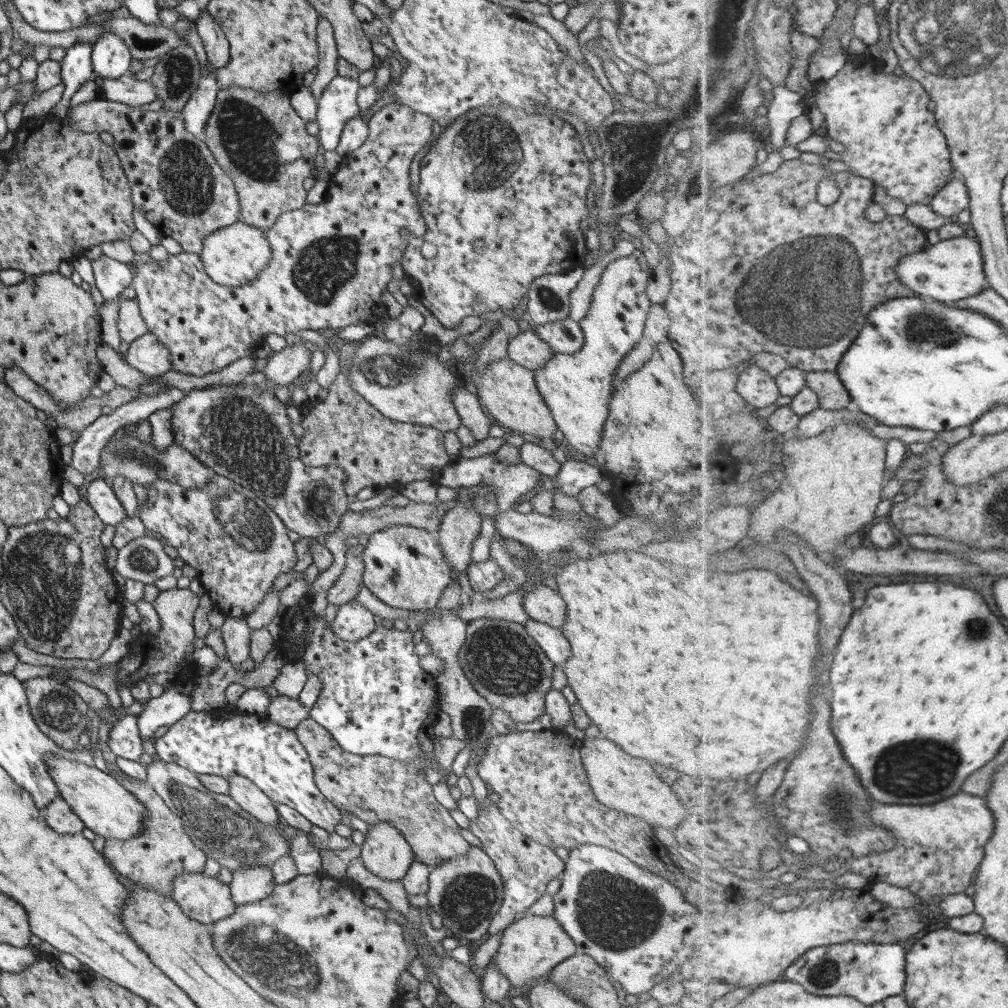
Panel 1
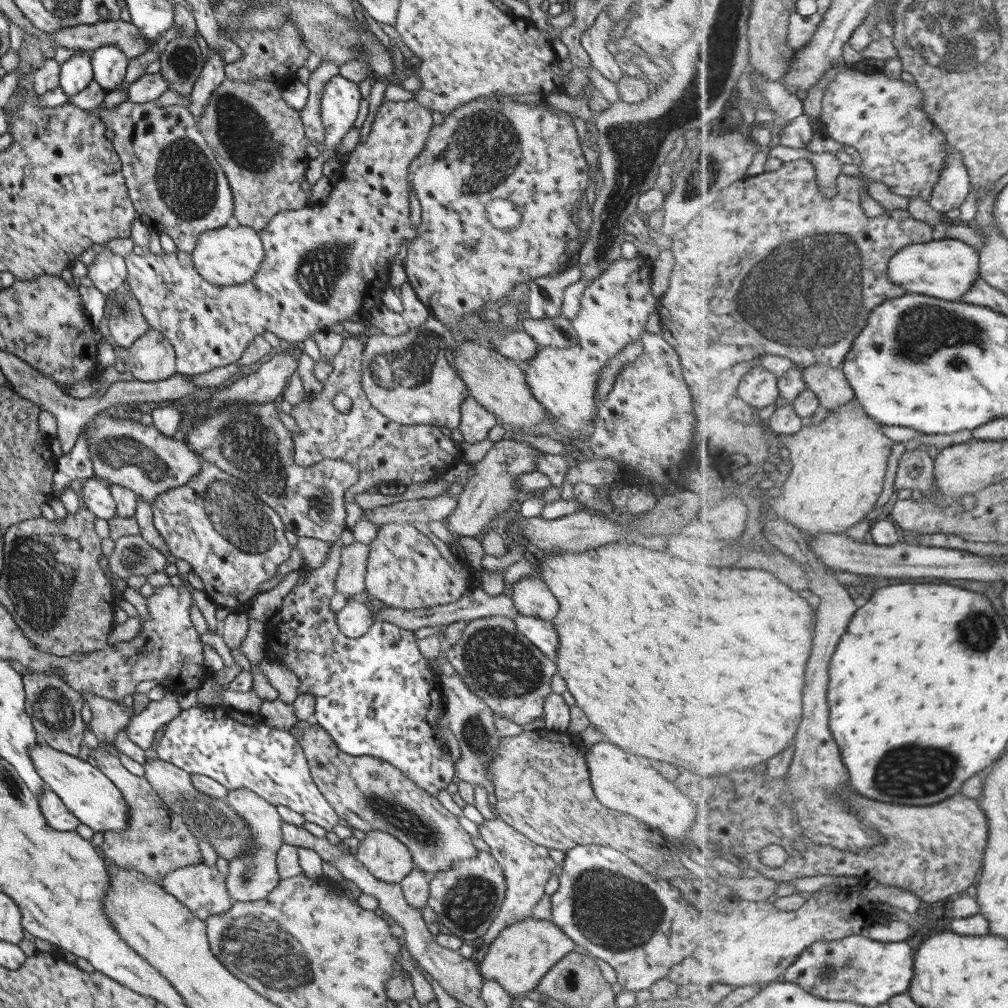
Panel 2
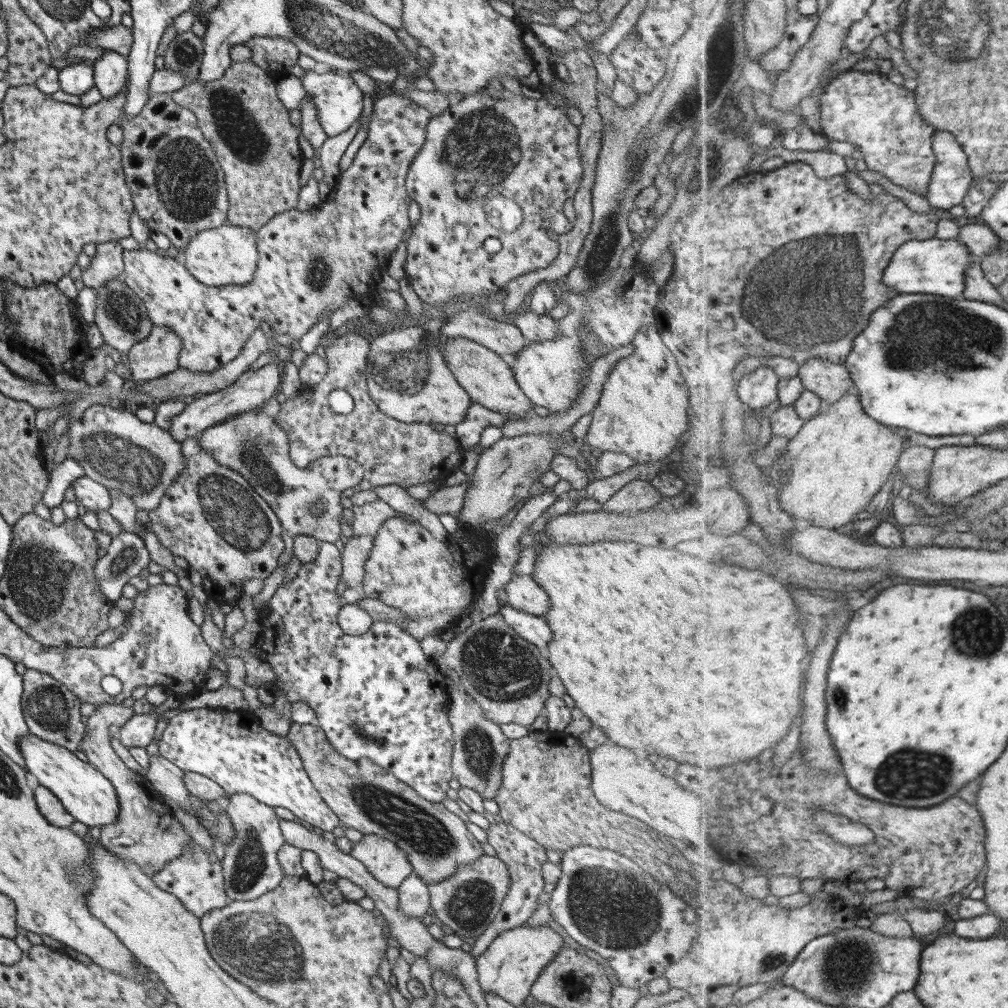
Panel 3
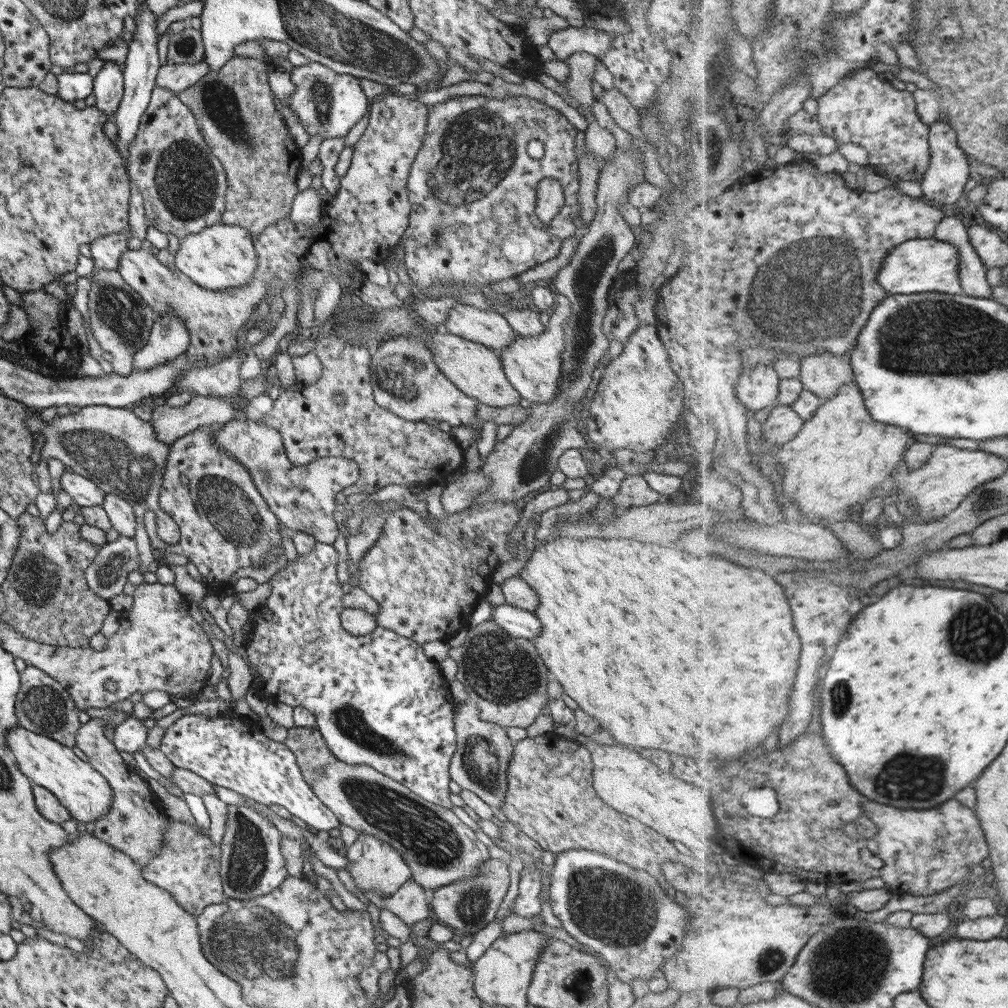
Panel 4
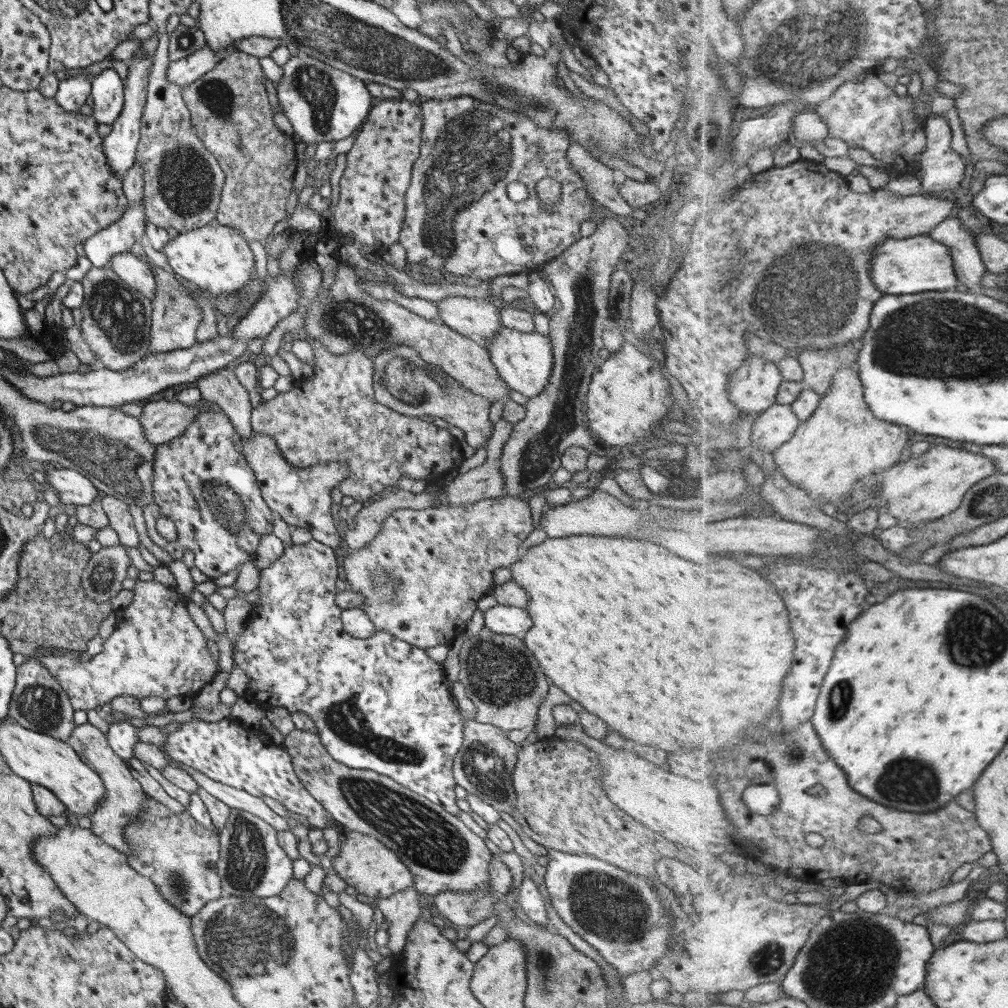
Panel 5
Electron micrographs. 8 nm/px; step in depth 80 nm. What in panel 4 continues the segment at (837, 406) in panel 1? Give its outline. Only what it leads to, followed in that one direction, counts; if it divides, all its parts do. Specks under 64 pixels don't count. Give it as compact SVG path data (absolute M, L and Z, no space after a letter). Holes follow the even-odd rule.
M831 353L813 354L801 358L800 380L804 389L817 393L823 400L837 396L843 384L854 381L850 357L837 357Z

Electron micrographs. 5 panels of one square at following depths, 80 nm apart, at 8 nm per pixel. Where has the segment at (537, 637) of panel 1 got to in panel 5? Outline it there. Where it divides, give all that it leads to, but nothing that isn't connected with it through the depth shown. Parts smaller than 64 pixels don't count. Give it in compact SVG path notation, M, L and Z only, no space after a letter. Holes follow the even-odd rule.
M497 604L487 608L480 615L483 617L483 627L518 639L522 639L532 625L532 620L527 611L515 606Z

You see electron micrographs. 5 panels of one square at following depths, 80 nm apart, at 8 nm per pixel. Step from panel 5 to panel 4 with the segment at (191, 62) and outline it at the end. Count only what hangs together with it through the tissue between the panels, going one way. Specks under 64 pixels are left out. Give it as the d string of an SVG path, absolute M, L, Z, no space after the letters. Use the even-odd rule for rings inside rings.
M204 58L195 64L161 65L156 72L154 87L179 92L189 89L208 73Z

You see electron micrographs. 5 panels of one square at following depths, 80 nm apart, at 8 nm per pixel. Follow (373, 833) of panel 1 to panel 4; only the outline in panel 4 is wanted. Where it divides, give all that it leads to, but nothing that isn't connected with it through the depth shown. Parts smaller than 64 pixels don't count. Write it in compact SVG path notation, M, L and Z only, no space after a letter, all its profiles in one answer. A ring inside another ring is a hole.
M358 834L356 840L345 849L347 858L345 870L359 890L370 890L375 894L392 895L405 881L412 879L409 868L398 852L389 844L365 834Z

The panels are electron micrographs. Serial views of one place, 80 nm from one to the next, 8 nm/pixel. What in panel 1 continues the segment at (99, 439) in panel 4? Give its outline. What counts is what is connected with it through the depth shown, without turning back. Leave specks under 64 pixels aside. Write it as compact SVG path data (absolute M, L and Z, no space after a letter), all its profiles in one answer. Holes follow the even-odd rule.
M125 427L124 433L119 436L121 438L109 437L105 447L99 453L98 470L101 474L107 476L108 480L115 475L123 475L132 483L140 484L147 489L147 485L152 480L162 478L163 480L173 482L173 484L179 484L179 486L183 486L185 489L197 489L205 486L208 480L210 480L210 476L214 473L199 463L191 453L185 451L179 444L171 443L167 449L157 451L152 445L151 440L149 444L143 444L141 441L138 441L132 427Z

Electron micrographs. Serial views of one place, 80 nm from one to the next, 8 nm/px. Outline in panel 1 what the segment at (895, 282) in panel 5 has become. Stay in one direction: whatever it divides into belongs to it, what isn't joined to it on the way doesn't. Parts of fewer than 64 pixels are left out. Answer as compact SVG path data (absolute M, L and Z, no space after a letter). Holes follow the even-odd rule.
M966 235L929 244L921 252L902 258L897 269L903 284L911 287L919 296L947 304L977 296L989 287L982 245L979 240Z

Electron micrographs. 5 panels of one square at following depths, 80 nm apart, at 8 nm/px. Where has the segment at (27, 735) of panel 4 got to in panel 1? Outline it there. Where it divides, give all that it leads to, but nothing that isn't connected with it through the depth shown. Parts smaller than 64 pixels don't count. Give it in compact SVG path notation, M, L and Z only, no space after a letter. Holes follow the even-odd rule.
M44 754L44 763L59 789L59 796L69 806L71 813L81 820L84 828L105 840L115 841L127 841L129 837L137 837L141 833L141 825L145 821L143 804L139 804L139 800L131 796L111 775L94 766L52 754Z

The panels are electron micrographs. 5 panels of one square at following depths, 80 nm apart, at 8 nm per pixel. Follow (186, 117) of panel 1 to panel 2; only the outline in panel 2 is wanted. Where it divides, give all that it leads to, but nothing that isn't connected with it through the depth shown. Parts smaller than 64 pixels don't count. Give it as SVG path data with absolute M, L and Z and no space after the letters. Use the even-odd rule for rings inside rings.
M210 50L207 62L204 62L200 70L197 80L192 86L190 92L190 101L188 102L189 115L197 122L201 117L203 108L207 106L211 93L219 86L222 80L225 80L223 67L225 66L220 54L214 50Z

